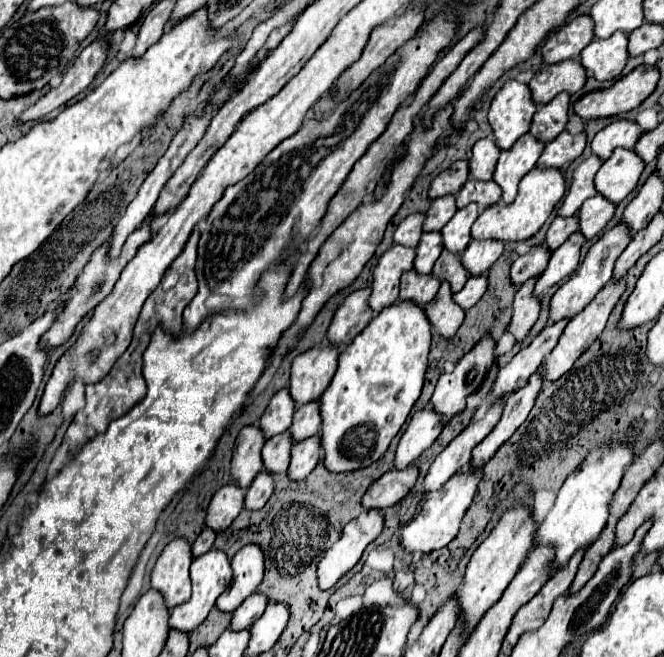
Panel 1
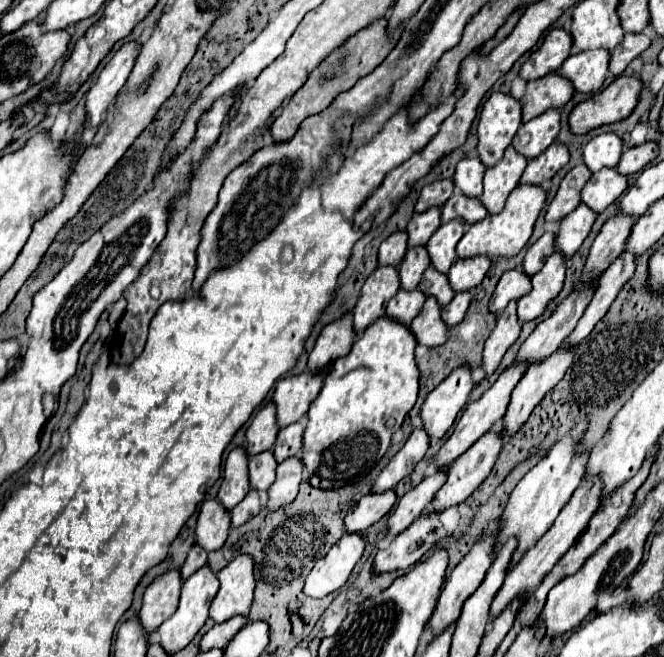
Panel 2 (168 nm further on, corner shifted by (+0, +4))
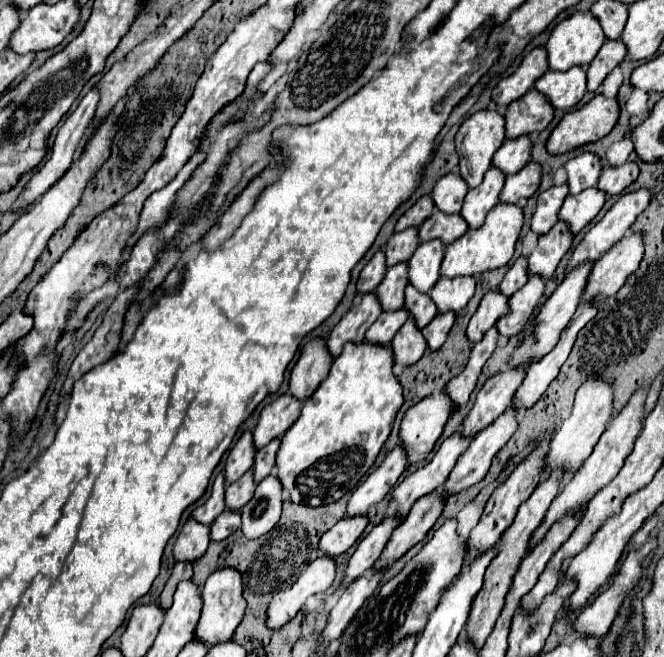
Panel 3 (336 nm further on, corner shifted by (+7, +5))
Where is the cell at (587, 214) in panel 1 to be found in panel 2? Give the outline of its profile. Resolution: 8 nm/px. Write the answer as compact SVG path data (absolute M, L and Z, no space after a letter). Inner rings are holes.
M581 203L571 215L567 215L561 221L561 229L555 239L557 249L561 249L565 257L571 257L591 233L595 219L597 219L597 213L591 211L585 203Z

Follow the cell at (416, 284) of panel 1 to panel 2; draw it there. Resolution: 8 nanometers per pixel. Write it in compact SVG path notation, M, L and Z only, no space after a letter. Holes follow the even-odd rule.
M399 289L397 295L387 305L387 317L403 321L405 325L411 325L411 319L415 319L415 315L421 311L425 299L427 297L419 289L415 291Z

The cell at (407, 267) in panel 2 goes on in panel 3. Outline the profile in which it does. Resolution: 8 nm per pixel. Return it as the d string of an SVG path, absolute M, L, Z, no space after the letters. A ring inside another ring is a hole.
M406 262L388 268L384 280L374 290L380 306L384 312L400 310L404 306L404 288L406 288Z

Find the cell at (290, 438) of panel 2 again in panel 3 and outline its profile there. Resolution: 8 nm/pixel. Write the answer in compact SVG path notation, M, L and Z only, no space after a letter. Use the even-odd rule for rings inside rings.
M280 438L272 440L268 446L264 446L262 450L256 452L254 458L254 482L262 482L266 476L272 474L274 470L274 460L276 460L276 450L280 446Z

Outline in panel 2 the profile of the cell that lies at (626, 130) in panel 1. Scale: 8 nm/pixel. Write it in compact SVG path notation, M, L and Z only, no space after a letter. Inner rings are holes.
M615 131L601 133L593 137L585 149L583 149L583 161L585 165L595 173L601 167L615 167L623 153L623 137L619 137Z

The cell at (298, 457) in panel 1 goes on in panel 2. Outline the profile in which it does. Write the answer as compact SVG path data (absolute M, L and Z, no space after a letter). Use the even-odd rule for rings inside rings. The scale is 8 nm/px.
M291 457L291 459L285 459L283 463L279 463L277 479L269 487L267 509L281 507L283 503L291 503L291 499L295 499L299 483L303 481L303 471L305 471L305 467L299 457Z

